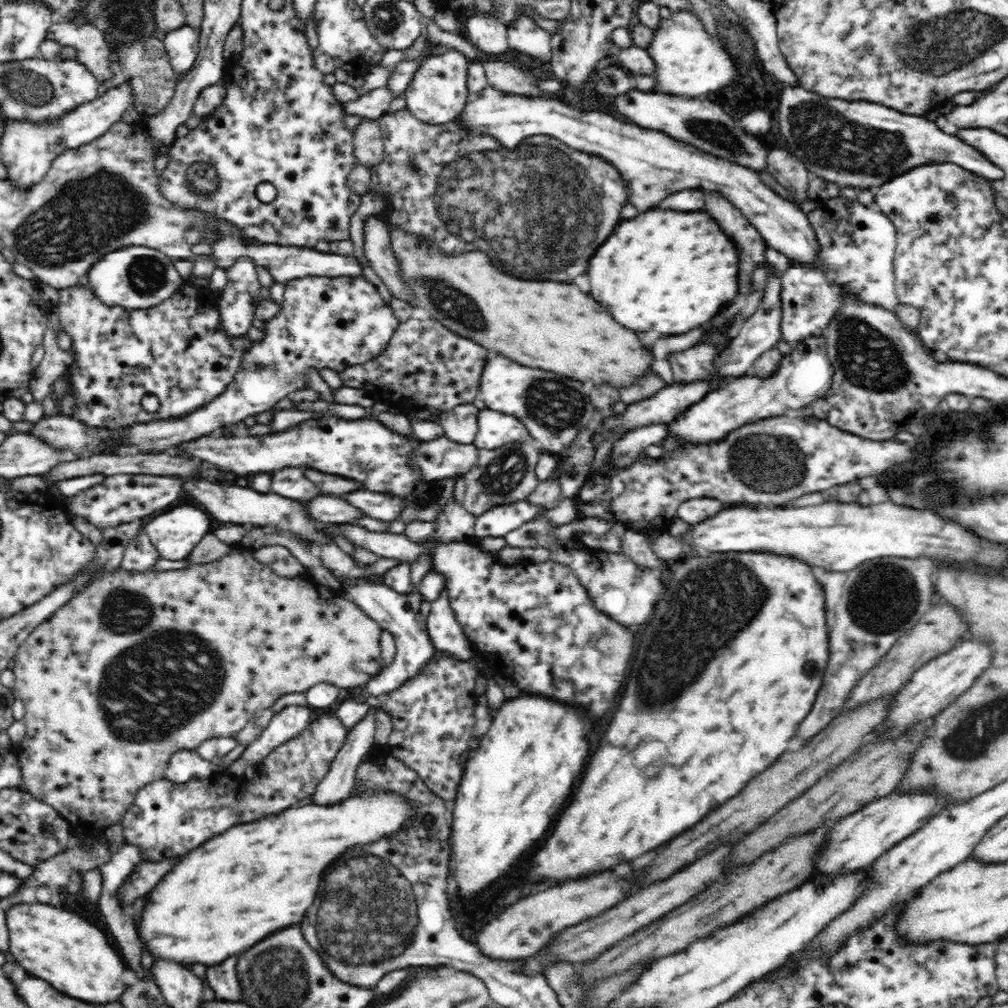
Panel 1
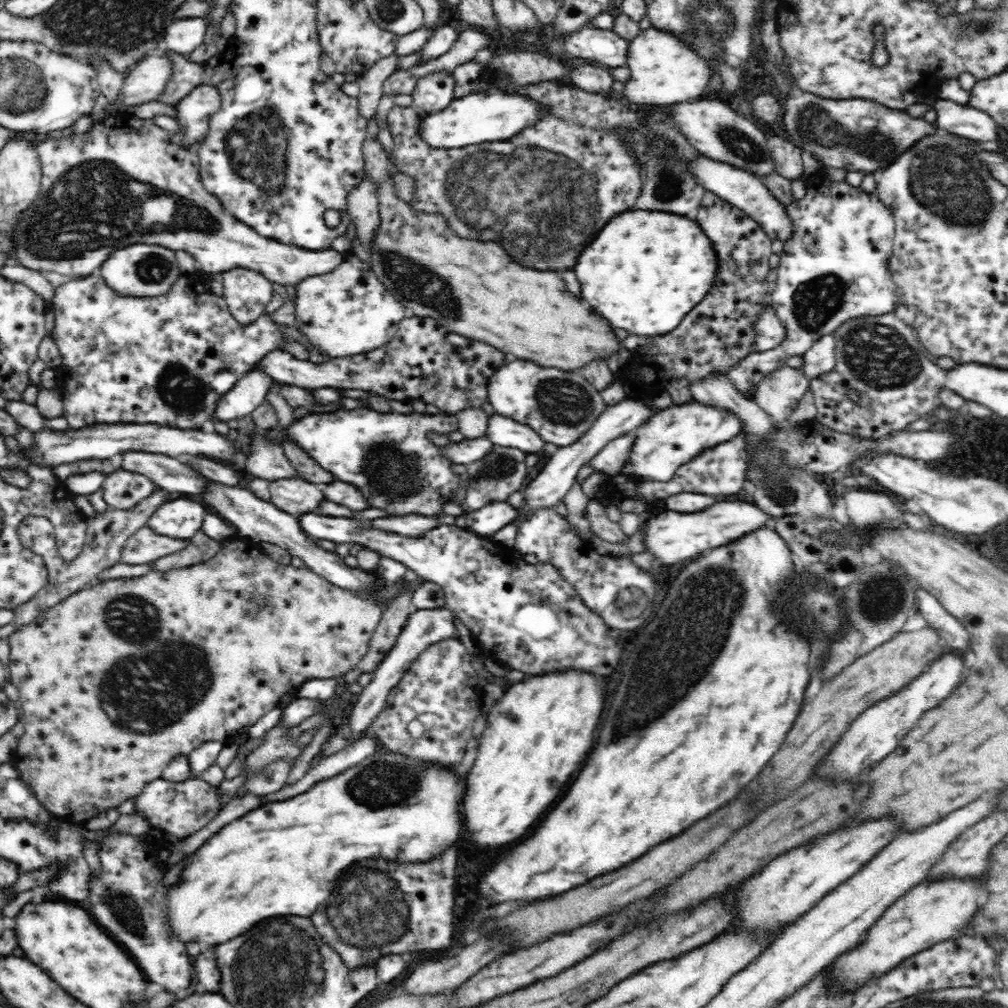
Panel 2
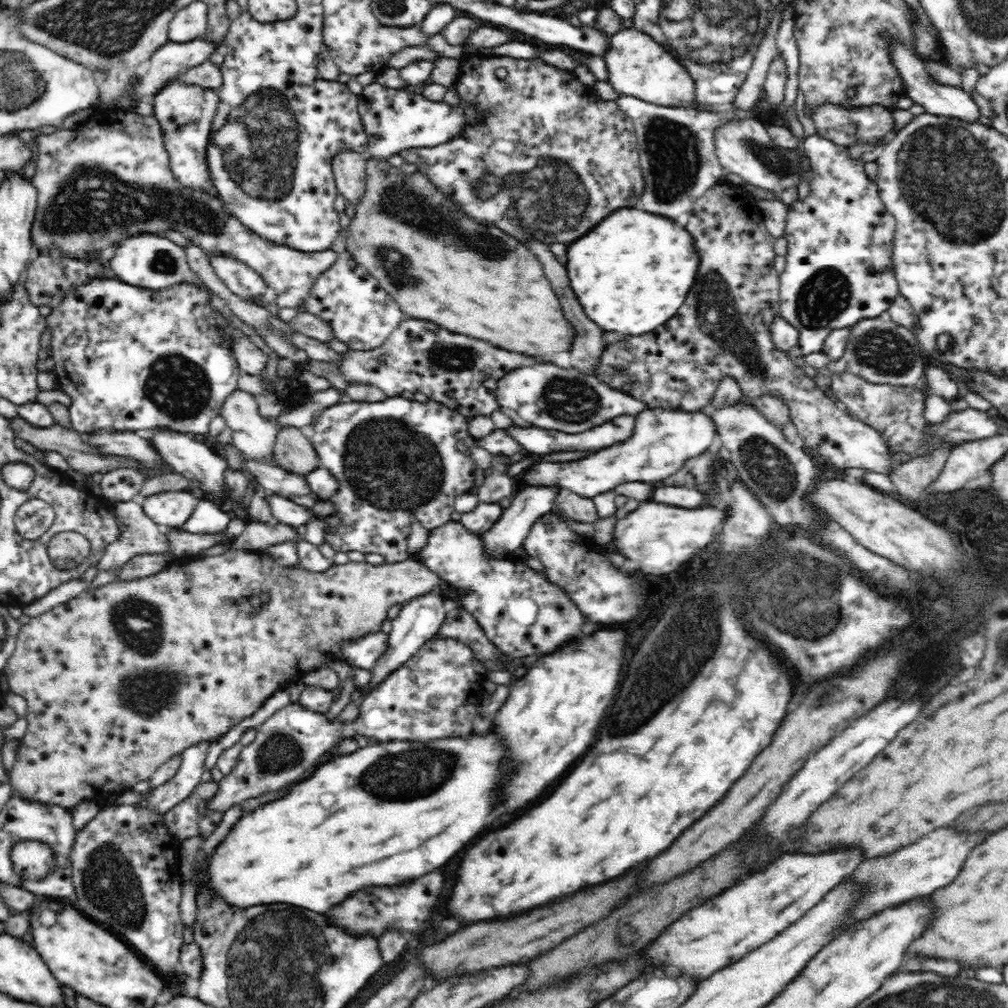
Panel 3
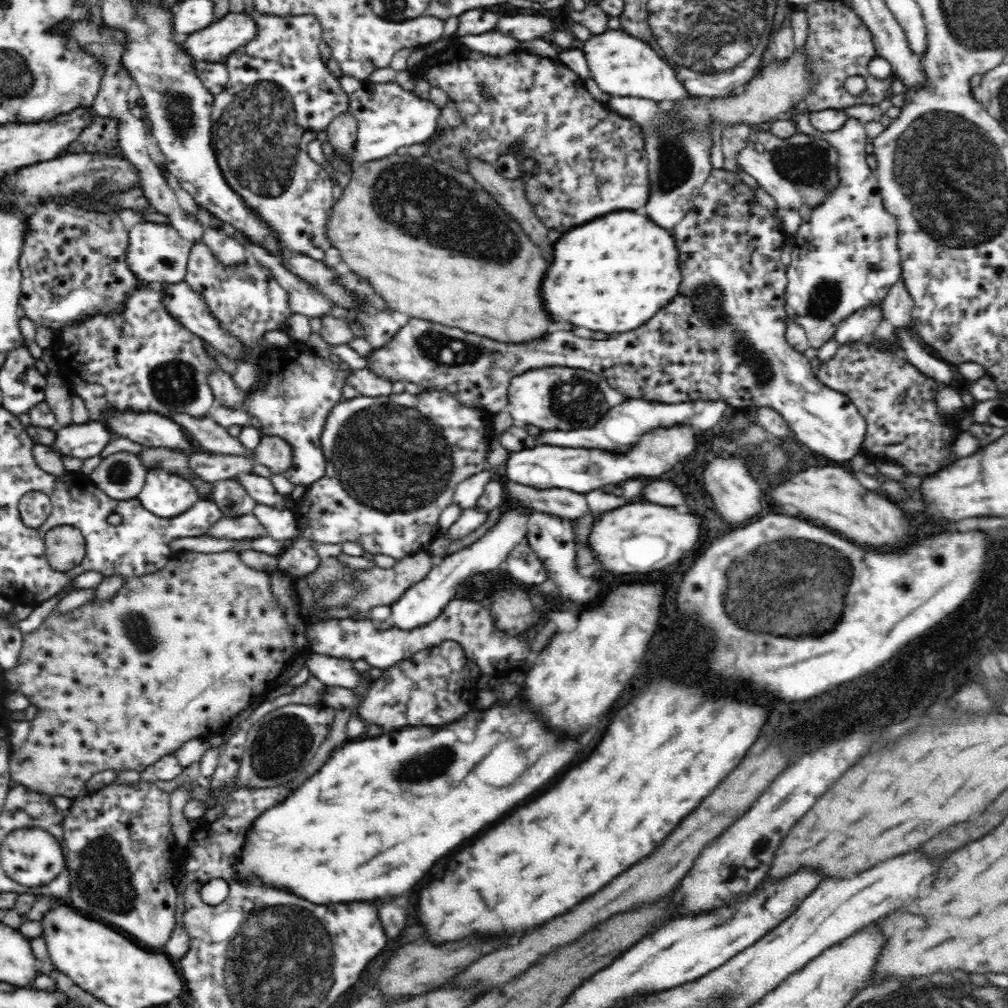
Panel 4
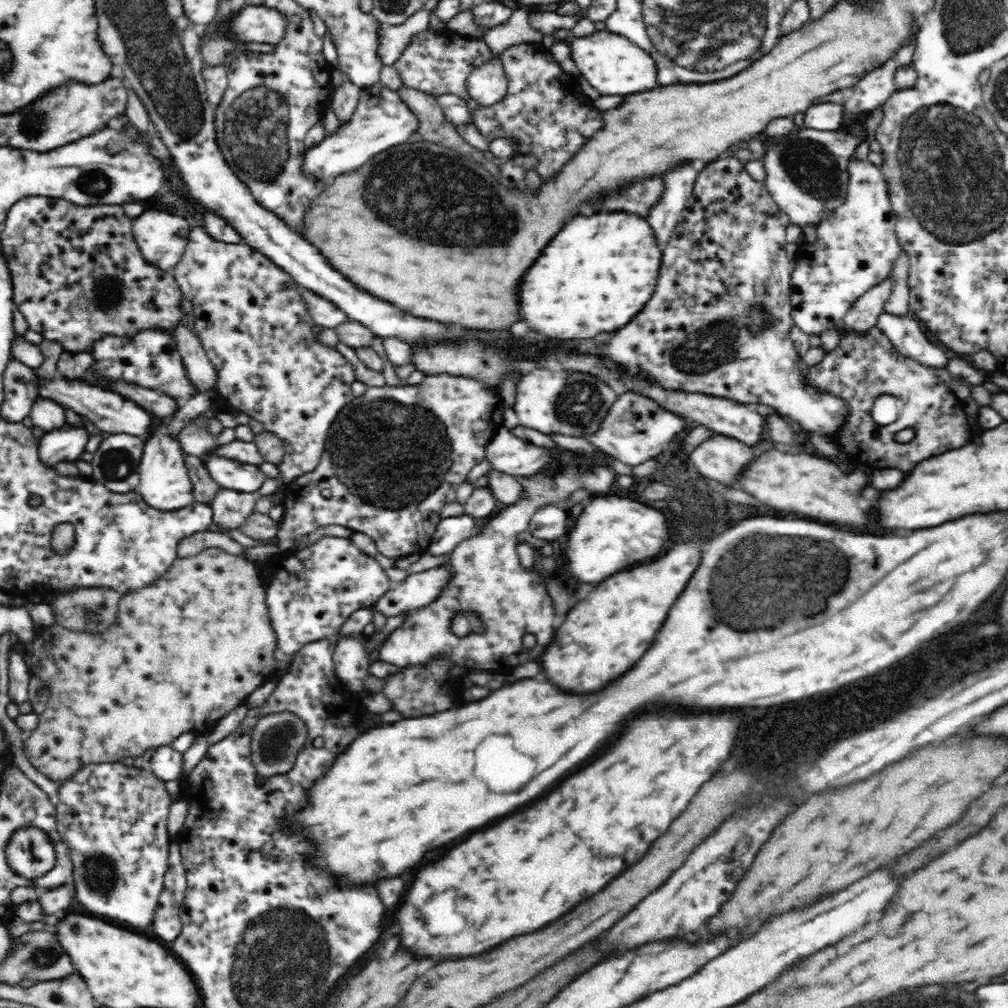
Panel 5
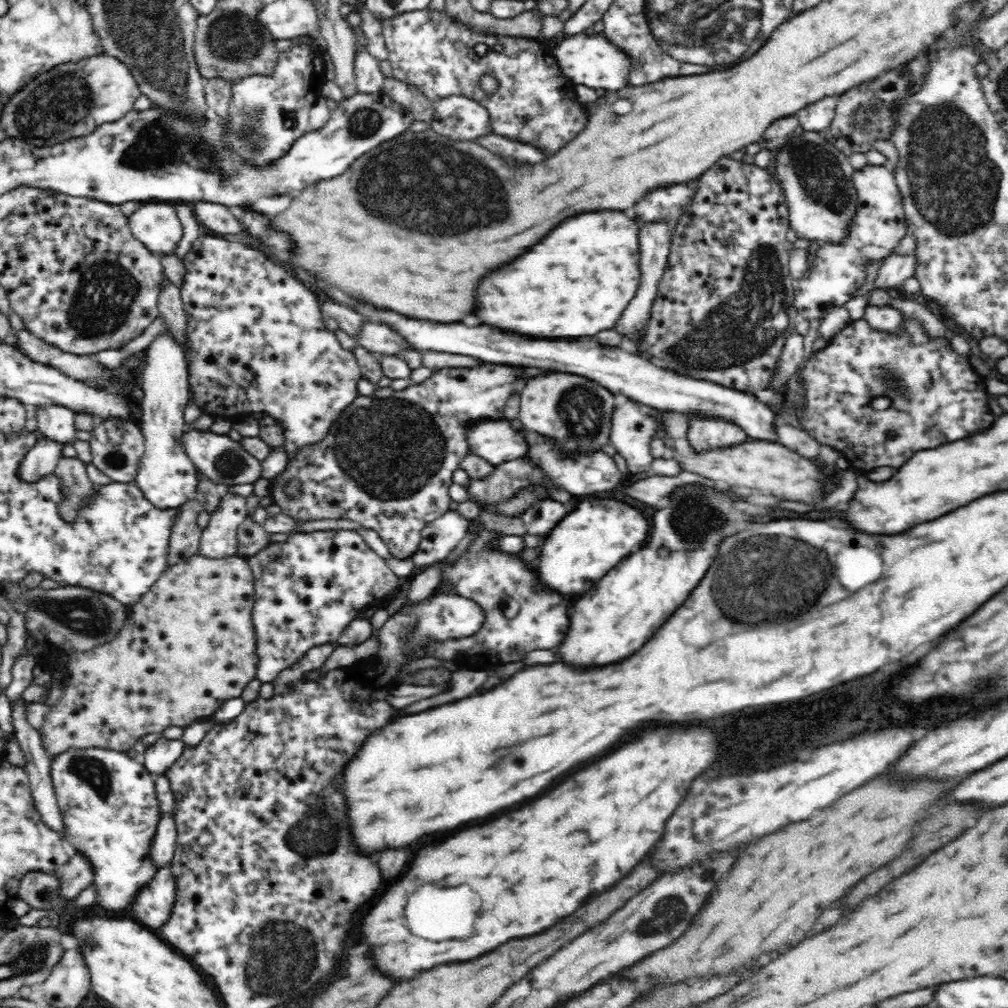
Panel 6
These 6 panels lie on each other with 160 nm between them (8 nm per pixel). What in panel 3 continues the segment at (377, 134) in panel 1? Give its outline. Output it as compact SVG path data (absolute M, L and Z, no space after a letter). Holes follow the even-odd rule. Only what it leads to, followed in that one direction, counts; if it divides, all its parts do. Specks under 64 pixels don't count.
M367 157L365 194L355 209L356 214L348 226L347 251L400 305L406 318L428 320L452 333L466 334L502 346L504 350L544 356L548 360L572 348L574 328L566 322L558 296L546 280L538 258L512 236L494 226L478 226L460 214L451 197L436 192L426 175L417 172L413 177L405 177L386 159ZM422 226L432 226L438 234L420 230Z

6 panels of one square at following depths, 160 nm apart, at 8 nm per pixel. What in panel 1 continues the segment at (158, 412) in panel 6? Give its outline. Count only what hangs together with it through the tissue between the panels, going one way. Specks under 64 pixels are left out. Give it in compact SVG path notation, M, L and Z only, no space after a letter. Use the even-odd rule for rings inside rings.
M178 506L144 524L143 531L162 559L188 560L210 530L210 516L194 506Z

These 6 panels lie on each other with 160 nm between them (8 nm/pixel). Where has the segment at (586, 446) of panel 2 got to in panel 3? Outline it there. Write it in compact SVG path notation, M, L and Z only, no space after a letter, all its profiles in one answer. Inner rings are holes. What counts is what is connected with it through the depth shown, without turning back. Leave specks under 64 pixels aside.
M522 486L512 497L510 506L503 510L502 516L480 536L486 551L494 558L505 558L523 546L532 524L543 514L552 512L556 499L563 486Z

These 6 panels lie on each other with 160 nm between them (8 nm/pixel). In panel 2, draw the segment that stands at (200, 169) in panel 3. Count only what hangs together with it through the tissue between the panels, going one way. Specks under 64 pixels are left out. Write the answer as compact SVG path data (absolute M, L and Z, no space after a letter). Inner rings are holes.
M209 84L199 85L188 96L175 104L178 108L178 123L184 132L187 147L194 147L208 135L213 114L221 107L220 91Z

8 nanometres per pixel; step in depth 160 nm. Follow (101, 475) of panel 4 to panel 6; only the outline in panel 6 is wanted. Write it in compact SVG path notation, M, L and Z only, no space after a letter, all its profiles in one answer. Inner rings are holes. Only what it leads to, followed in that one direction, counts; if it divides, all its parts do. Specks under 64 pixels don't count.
M132 421L96 422L91 430L89 443L92 449L91 463L110 478L111 482L134 483L145 450L141 428Z

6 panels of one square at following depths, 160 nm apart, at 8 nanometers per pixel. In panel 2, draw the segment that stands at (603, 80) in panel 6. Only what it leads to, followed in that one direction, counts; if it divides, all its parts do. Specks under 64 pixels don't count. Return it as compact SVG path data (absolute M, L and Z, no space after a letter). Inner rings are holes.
M653 26L629 41L626 67L632 78L624 88L624 95L633 106L640 104L678 104L686 100L696 100L710 90L712 70L708 59L700 56L692 45L667 30L658 30Z

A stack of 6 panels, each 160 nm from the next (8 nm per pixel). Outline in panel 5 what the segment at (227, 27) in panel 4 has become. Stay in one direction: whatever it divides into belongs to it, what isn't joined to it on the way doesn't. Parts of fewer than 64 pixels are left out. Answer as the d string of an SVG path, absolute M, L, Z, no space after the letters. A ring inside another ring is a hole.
M264 5L242 6L230 22L230 33L240 42L253 42L262 47L280 42L286 32L286 17Z

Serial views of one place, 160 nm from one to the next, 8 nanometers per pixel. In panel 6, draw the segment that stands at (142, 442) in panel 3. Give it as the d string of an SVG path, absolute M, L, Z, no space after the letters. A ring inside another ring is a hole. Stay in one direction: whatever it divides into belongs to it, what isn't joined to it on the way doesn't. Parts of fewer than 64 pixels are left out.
M39 437L22 459L17 476L26 482L36 482L41 477L53 476L58 461L64 457L62 451L66 445L51 438Z

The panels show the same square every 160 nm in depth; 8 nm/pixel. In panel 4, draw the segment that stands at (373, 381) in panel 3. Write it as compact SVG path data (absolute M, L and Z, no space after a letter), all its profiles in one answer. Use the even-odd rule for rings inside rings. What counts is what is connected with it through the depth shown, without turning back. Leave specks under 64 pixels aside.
M712 169L706 182L700 187L700 192L692 200L693 207L684 215L684 218L673 225L670 229L673 238L676 241L679 252L679 267L682 273L682 282L677 294L673 297L673 301L662 307L647 323L640 326L639 329L625 331L624 334L616 333L616 338L610 340L586 340L586 338L578 338L572 332L552 332L550 336L530 342L530 344L502 344L502 342L494 342L490 338L480 338L478 334L466 334L462 330L456 328L448 328L448 326L440 326L434 322L424 322L424 320L412 320L400 327L399 332L387 346L382 349L373 348L372 352L364 356L366 359L366 369L374 372L378 377L386 379L391 383L400 381L414 382L418 384L421 390L428 388L439 388L441 391L451 392L458 397L460 403L474 405L484 410L494 412L502 412L506 410L508 404L508 386L510 386L510 378L532 370L532 368L542 368L542 366L568 366L568 368L584 368L590 370L594 374L603 378L608 385L620 391L628 399L642 399L646 402L662 403L662 404L680 404L694 401L724 401L733 409L745 411L750 406L759 408L770 407L777 410L783 419L788 423L790 430L802 444L806 444L808 448L816 454L821 454L826 458L832 458L836 462L846 462L852 460L857 454L862 452L861 444L865 441L865 431L867 425L865 418L859 413L859 410L852 404L852 401L846 395L836 392L827 386L824 386L815 371L810 365L810 361L804 355L792 348L792 345L785 339L787 325L790 323L785 308L785 290L787 286L787 266L780 261L780 253L782 247L788 241L787 235L783 230L782 220L772 217L772 213L768 213L768 209L760 206L755 199L755 194L747 185L742 183L740 175L734 172L728 172L724 169Z

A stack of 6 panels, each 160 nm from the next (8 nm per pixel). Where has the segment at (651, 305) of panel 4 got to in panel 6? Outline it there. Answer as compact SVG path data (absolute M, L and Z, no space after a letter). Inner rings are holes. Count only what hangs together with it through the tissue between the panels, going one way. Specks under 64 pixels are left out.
M588 212L564 220L542 238L540 244L532 246L512 264L488 274L478 284L476 318L502 330L540 338L578 338L614 328L622 310L626 310L628 300L636 296L640 286L638 232L640 226L636 218L628 218L624 212Z

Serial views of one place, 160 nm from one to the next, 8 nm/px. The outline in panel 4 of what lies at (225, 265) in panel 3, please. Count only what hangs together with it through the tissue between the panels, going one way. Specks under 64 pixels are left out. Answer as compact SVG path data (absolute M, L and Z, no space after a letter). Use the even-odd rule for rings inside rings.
M206 229L203 232L203 243L227 266L247 262L244 245L240 245L228 232L224 232L224 229Z

